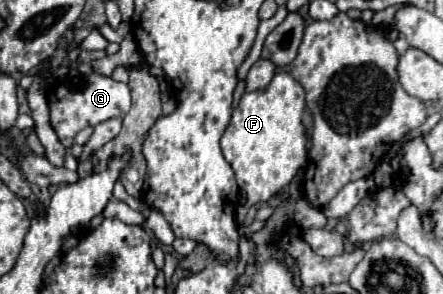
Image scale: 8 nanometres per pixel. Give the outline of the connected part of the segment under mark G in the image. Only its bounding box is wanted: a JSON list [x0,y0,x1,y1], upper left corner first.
[47,71,131,149]

